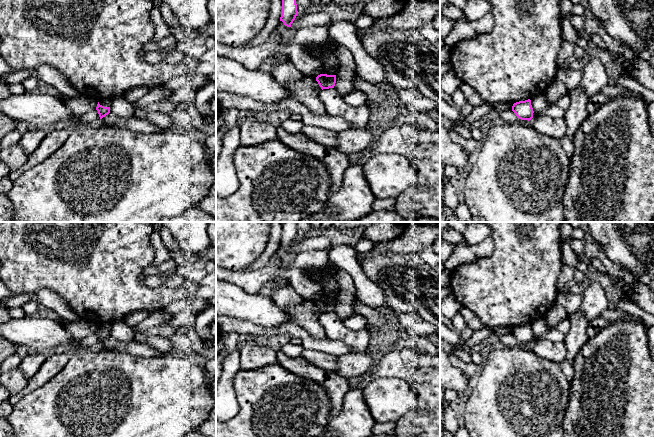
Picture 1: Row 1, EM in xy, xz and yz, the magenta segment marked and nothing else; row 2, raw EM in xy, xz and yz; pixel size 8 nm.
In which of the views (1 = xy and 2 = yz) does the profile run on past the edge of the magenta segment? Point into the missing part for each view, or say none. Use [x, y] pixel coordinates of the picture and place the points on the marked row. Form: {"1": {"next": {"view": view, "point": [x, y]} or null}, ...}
{"1": {"next": null}, "2": {"next": null}}

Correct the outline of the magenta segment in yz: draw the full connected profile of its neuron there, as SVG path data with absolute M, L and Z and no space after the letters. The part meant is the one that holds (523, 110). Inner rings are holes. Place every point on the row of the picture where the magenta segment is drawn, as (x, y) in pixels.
M531 100L519 101L513 104L512 111L521 120L531 120L533 118L533 108Z

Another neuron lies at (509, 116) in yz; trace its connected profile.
M493 107L492 116L498 116L503 122L506 123L520 123L529 124L531 120L519 119L512 110L496 112Z

